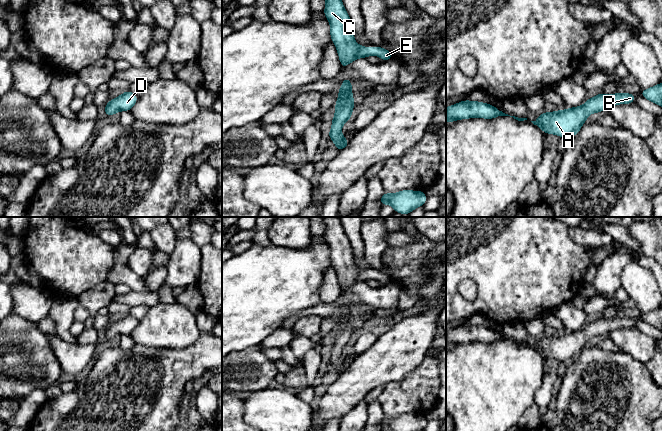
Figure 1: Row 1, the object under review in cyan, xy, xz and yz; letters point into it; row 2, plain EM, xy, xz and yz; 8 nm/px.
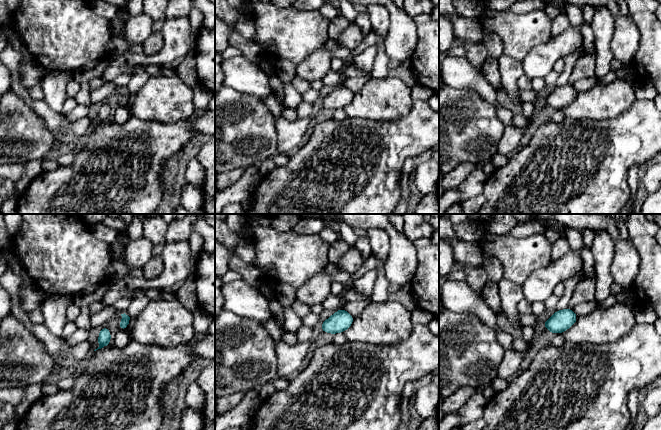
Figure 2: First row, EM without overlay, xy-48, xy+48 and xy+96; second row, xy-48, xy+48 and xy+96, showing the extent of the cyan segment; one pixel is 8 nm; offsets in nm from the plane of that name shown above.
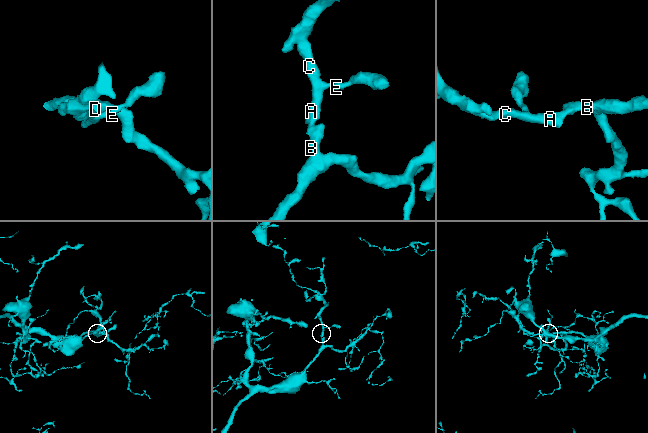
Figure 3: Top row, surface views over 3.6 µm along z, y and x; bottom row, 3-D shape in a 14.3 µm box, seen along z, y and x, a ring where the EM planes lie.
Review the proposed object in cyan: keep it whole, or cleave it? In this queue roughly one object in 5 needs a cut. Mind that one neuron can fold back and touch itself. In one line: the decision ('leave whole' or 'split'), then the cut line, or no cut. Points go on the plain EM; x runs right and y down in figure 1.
leave whole | no cut

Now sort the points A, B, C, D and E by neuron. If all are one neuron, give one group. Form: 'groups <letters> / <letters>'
groups A B C D E

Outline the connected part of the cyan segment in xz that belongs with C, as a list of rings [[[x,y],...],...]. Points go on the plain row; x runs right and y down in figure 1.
[[[322,217],[325,222],[324,240],[330,246],[330,260],[335,268],[341,287],[345,292],[357,282],[378,280],[382,285],[393,283],[389,274],[382,271],[362,271],[354,264],[353,249],[346,236],[339,217]]]

